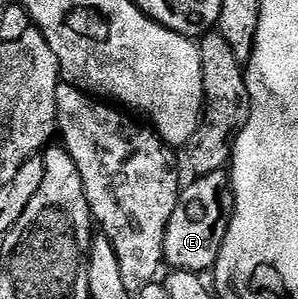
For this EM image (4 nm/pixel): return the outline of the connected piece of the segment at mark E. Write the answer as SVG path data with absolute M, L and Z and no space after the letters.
M226 171L213 172L204 176L196 176L191 185L184 187L179 194L179 201L173 210L172 217L165 230L163 242L163 259L168 269L177 272L194 272L196 274L210 273L215 267L231 214L235 211L235 195L231 193L231 178Z

